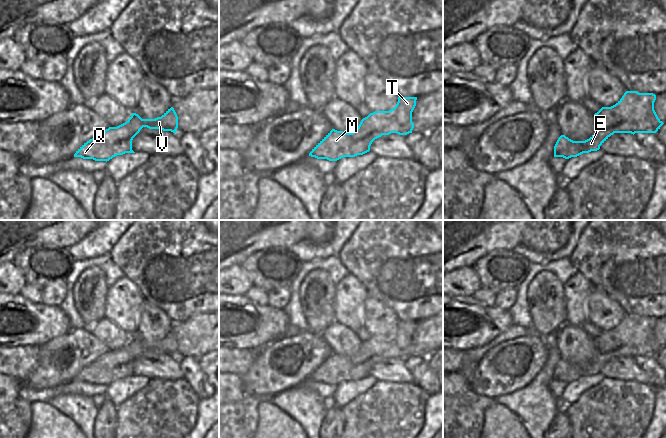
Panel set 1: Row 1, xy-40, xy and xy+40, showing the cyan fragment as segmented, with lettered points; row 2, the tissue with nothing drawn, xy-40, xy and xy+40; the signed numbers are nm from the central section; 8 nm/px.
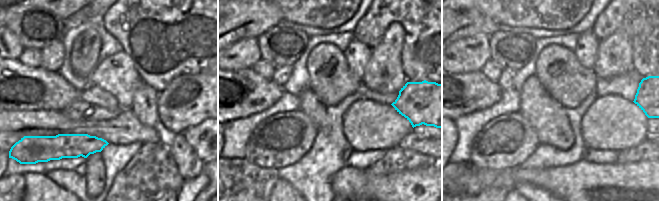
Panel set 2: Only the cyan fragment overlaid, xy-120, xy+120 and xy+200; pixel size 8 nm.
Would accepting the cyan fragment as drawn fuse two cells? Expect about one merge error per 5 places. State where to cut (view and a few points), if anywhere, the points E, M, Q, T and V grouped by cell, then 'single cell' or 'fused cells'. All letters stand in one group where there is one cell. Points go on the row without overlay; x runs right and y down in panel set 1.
cut none; groups E M Q T V; single cell

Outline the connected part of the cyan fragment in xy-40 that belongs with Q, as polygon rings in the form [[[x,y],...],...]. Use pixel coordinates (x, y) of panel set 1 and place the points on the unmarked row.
[[[173,331],[155,343],[142,343],[138,338],[132,337],[125,347],[109,351],[84,367],[74,381],[107,386],[117,379],[135,377],[132,374],[132,364],[143,351],[176,357],[178,340]]]

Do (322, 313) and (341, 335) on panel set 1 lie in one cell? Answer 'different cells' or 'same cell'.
different cells

